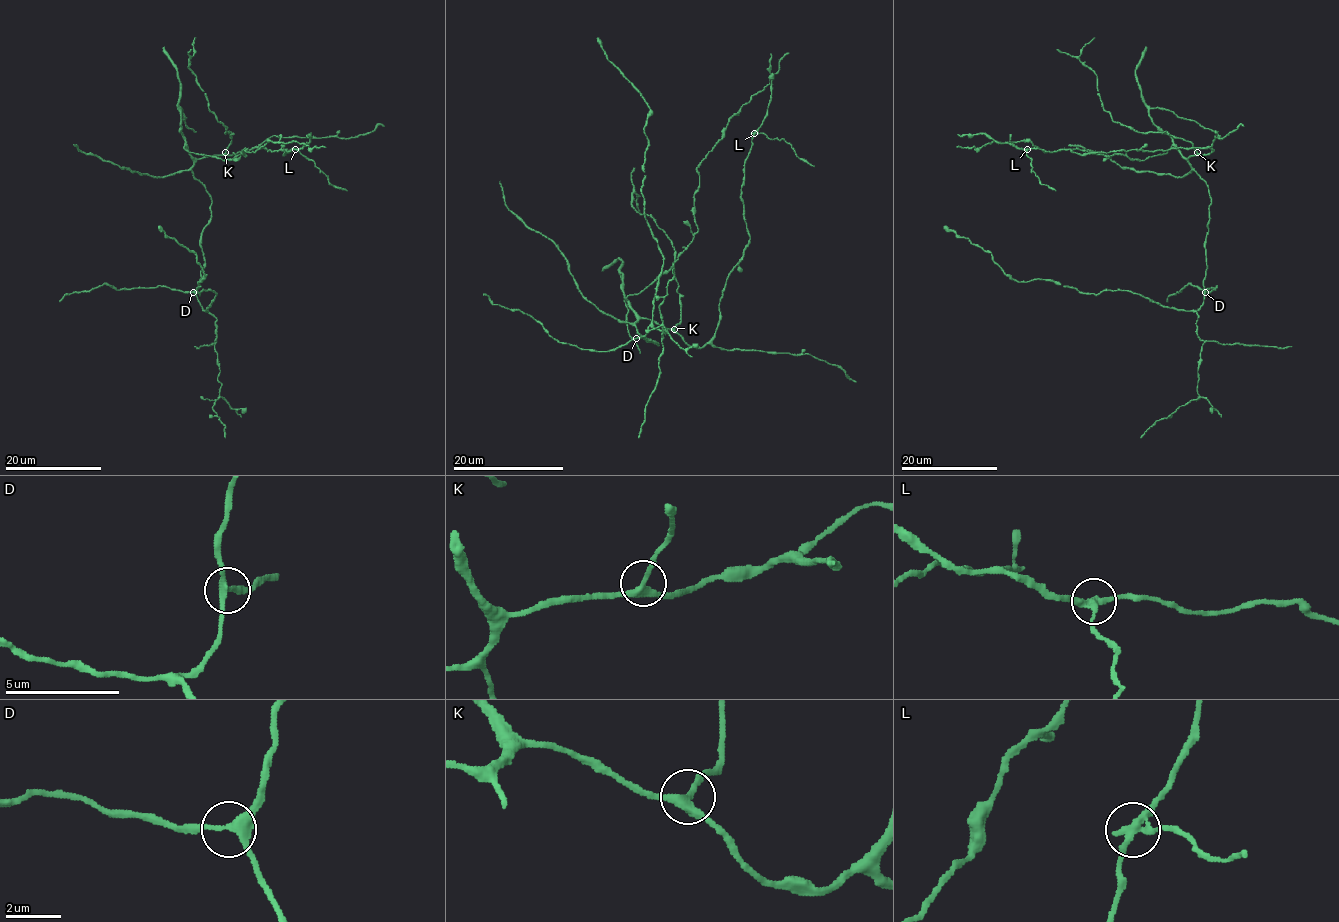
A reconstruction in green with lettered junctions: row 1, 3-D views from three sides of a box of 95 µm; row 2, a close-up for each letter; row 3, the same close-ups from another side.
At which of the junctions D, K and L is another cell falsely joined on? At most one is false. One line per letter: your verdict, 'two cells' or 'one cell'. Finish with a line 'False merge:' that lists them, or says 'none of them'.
D: one cell
K: one cell
L: two cells
False merge: L

